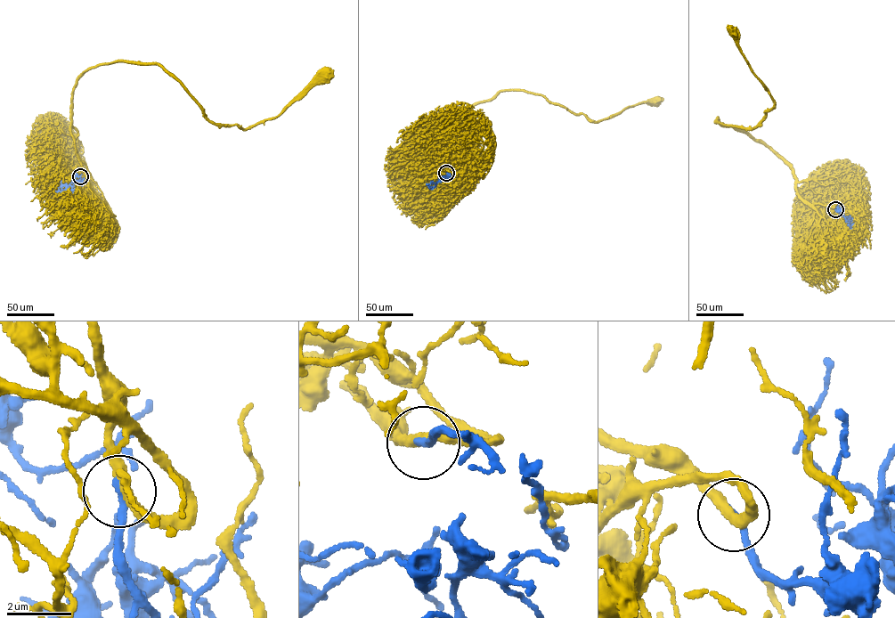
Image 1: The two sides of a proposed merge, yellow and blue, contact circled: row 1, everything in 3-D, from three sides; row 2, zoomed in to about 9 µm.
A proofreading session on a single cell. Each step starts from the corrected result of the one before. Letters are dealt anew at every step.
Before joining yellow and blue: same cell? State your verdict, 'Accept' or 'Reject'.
Accept

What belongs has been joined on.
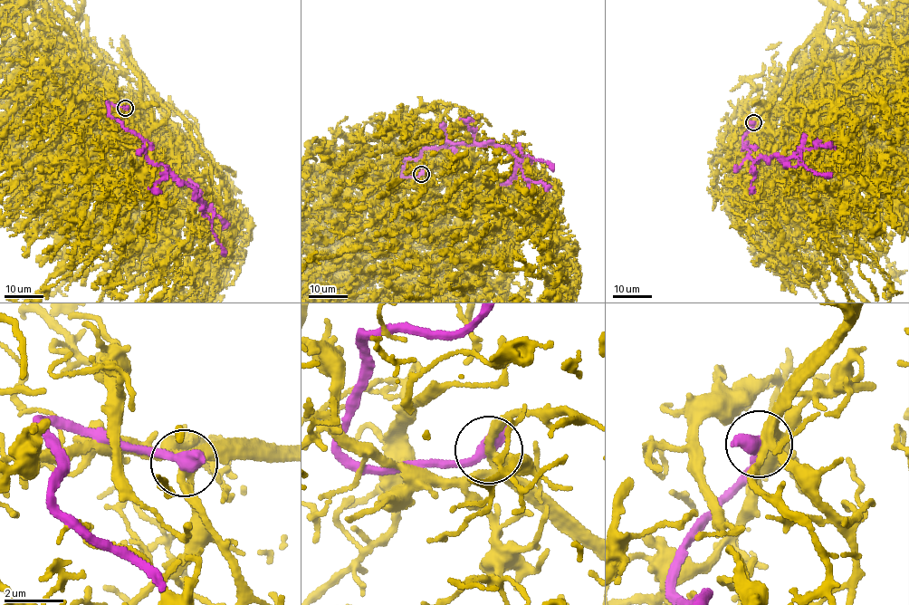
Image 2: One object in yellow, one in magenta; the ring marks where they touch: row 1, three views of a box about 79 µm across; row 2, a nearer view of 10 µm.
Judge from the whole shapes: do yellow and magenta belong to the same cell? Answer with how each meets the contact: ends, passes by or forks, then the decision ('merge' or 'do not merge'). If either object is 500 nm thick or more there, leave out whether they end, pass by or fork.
do not merge

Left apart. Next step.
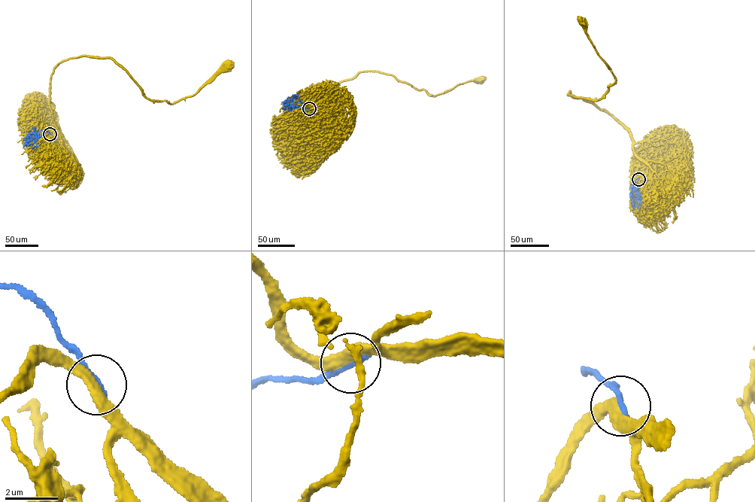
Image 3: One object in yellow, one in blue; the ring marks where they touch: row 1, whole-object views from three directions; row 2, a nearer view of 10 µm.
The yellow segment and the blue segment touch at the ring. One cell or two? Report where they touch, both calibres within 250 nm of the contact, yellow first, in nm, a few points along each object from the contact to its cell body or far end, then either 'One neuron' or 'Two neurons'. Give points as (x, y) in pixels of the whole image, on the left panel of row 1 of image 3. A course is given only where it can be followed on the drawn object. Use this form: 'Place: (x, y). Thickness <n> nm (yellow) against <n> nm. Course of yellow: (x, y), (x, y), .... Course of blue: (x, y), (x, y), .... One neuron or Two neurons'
Place: (50, 134). Thickness 360 nm (yellow) against 260 nm. Course of yellow: (50, 134), (54, 138), (57, 129), (50, 96), (59, 62), (110, 58), (146, 97), (173, 103), (226, 65). Course of blue: (50, 134), (40, 130), (32, 139), (34, 135), (29, 135), (28, 143), (25, 145). Two neurons

